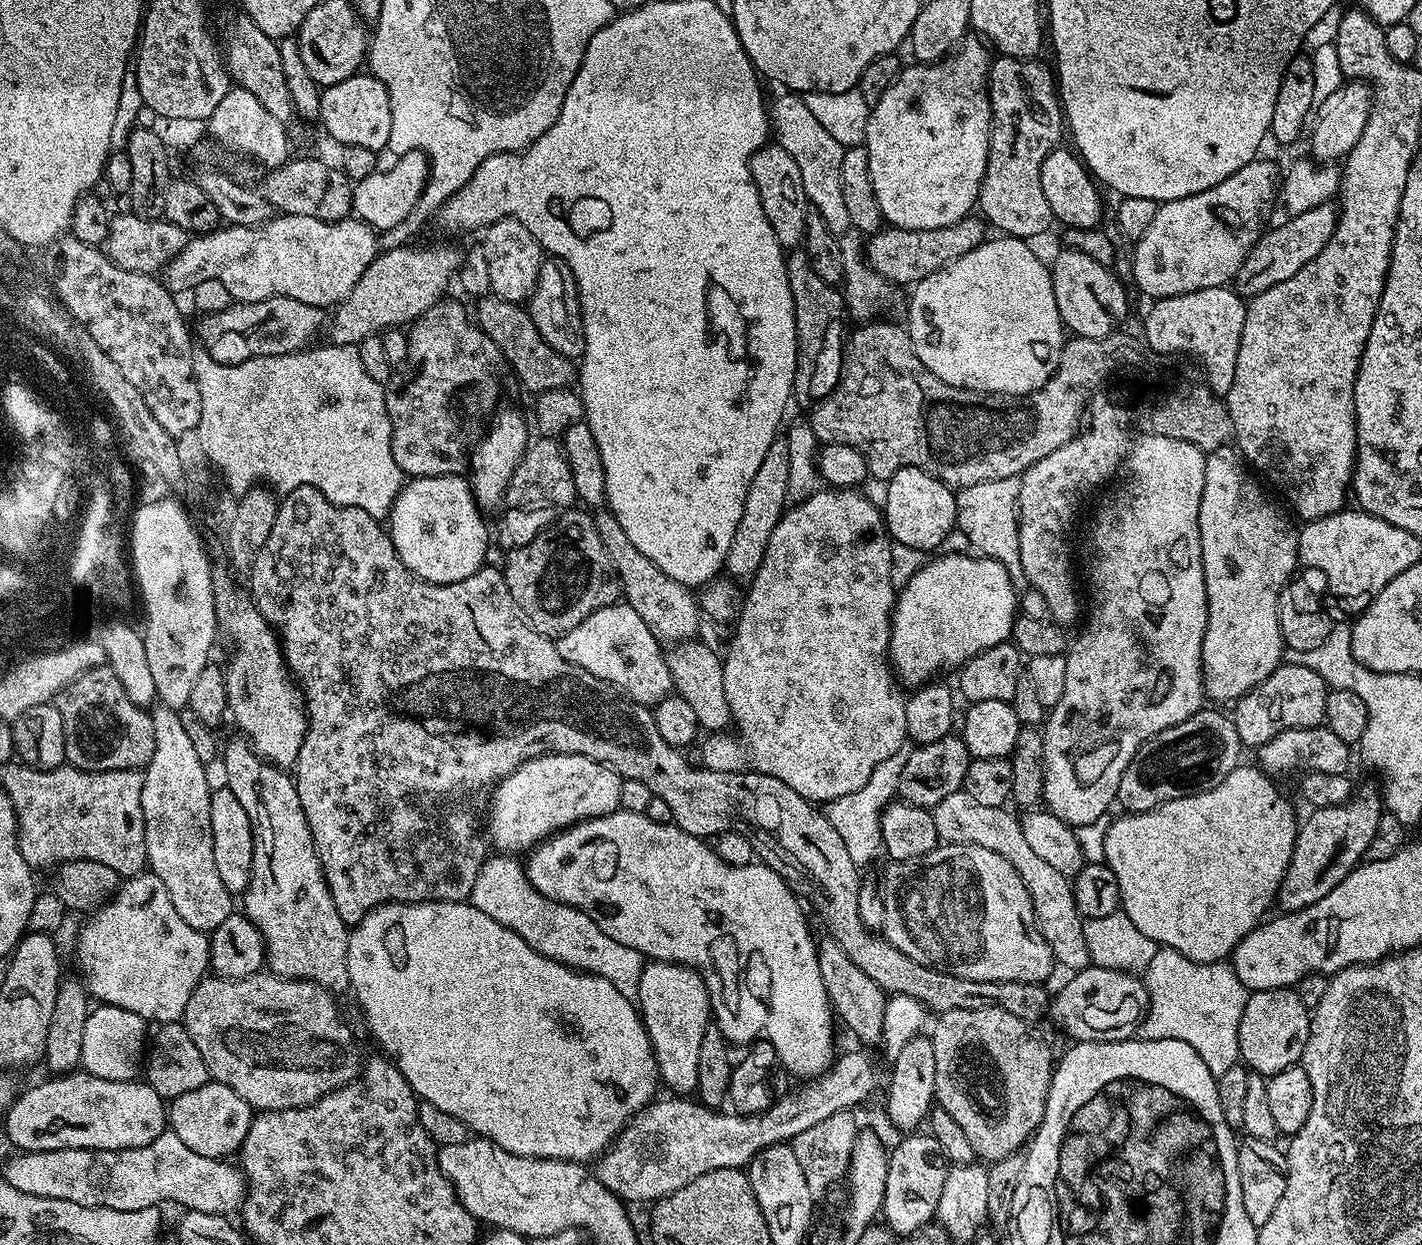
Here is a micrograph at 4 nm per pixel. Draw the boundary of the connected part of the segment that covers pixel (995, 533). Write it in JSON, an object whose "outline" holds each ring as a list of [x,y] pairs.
{"outline":[[[1010,479],[995,480],[994,482],[978,482],[974,486],[970,486],[969,488],[962,488],[956,492],[956,528],[958,529],[958,532],[961,532],[961,534],[964,535],[965,538],[968,539],[974,547],[976,547],[973,549],[975,549],[975,551],[979,553],[979,555],[989,556],[990,558],[994,558],[998,562],[1002,562],[1002,566],[1006,566],[1006,570],[1010,574],[1012,585],[1018,590],[1023,589],[1026,584],[1026,581],[1024,579],[1024,571],[1022,570],[1022,562],[1020,561],[1020,529],[1018,527],[1018,513],[1016,510],[1016,495],[1018,494],[1019,489],[1019,483],[1017,483],[1015,479]]]}

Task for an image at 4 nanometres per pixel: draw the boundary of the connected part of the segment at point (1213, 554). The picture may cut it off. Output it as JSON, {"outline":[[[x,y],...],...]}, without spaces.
{"outline":[[[1225,446],[1214,450],[1213,452],[1207,453],[1205,455],[1204,461],[1206,462],[1206,478],[1204,479],[1204,485],[1202,486],[1202,506],[1198,510],[1198,526],[1200,527],[1200,545],[1202,546],[1202,566],[1204,567],[1204,581],[1206,582],[1206,598],[1208,599],[1208,617],[1206,618],[1206,634],[1202,638],[1202,666],[1200,667],[1204,671],[1204,695],[1209,701],[1211,700],[1229,700],[1229,702],[1235,702],[1240,699],[1240,697],[1246,695],[1250,689],[1257,688],[1266,678],[1270,678],[1270,674],[1273,670],[1280,667],[1282,663],[1282,657],[1280,657],[1280,652],[1285,651],[1284,639],[1280,637],[1280,623],[1278,622],[1278,614],[1276,613],[1276,607],[1280,601],[1280,591],[1284,588],[1284,585],[1288,583],[1289,580],[1293,579],[1294,573],[1292,572],[1295,568],[1298,568],[1298,532],[1294,527],[1292,529],[1292,524],[1275,508],[1274,505],[1268,501],[1268,496],[1266,493],[1260,489],[1261,481],[1257,479],[1255,475],[1250,471],[1249,465],[1246,463],[1243,456],[1240,455],[1239,451],[1235,447]]]}

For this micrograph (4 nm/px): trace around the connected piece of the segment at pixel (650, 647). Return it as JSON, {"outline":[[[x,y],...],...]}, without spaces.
{"outline":[[[626,602],[594,610],[590,618],[578,622],[574,630],[556,640],[556,649],[566,662],[594,674],[594,678],[613,684],[636,704],[655,706],[673,695],[665,649],[650,626],[646,626],[646,622],[642,622],[642,618],[638,618],[638,613]]]}

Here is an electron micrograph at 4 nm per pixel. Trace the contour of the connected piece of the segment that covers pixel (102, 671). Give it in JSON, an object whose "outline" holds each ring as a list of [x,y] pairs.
{"outline":[[[107,666],[92,668],[72,680],[56,695],[62,730],[66,734],[66,761],[84,772],[106,770],[143,770],[154,758],[154,722],[141,705],[130,702],[130,696],[118,682],[118,674]]]}

